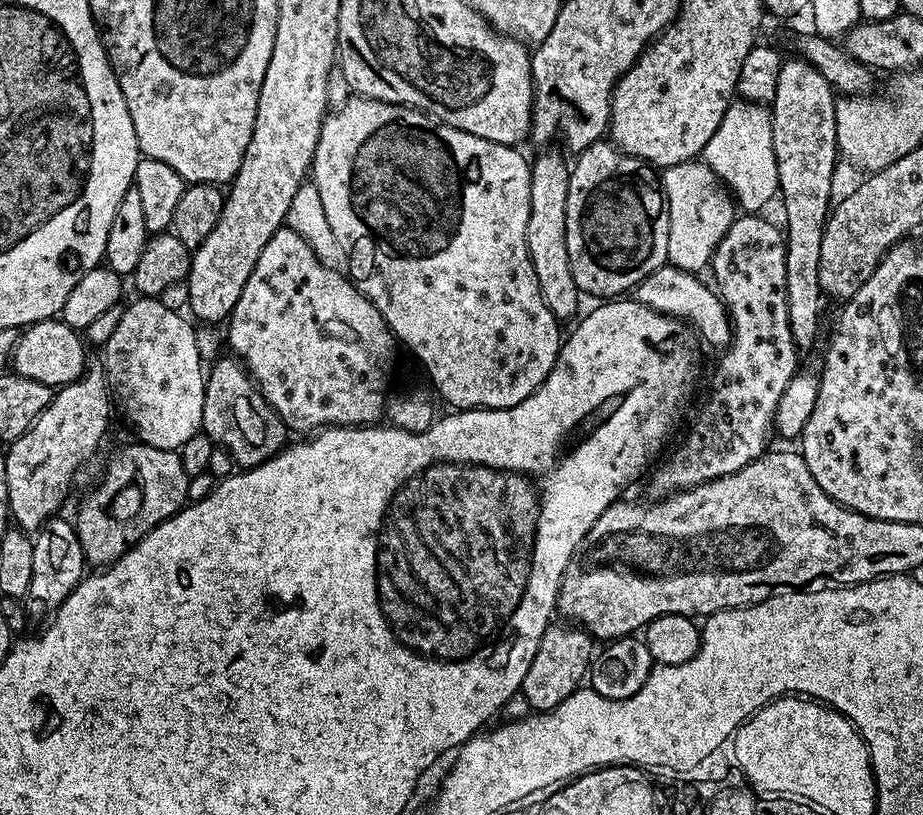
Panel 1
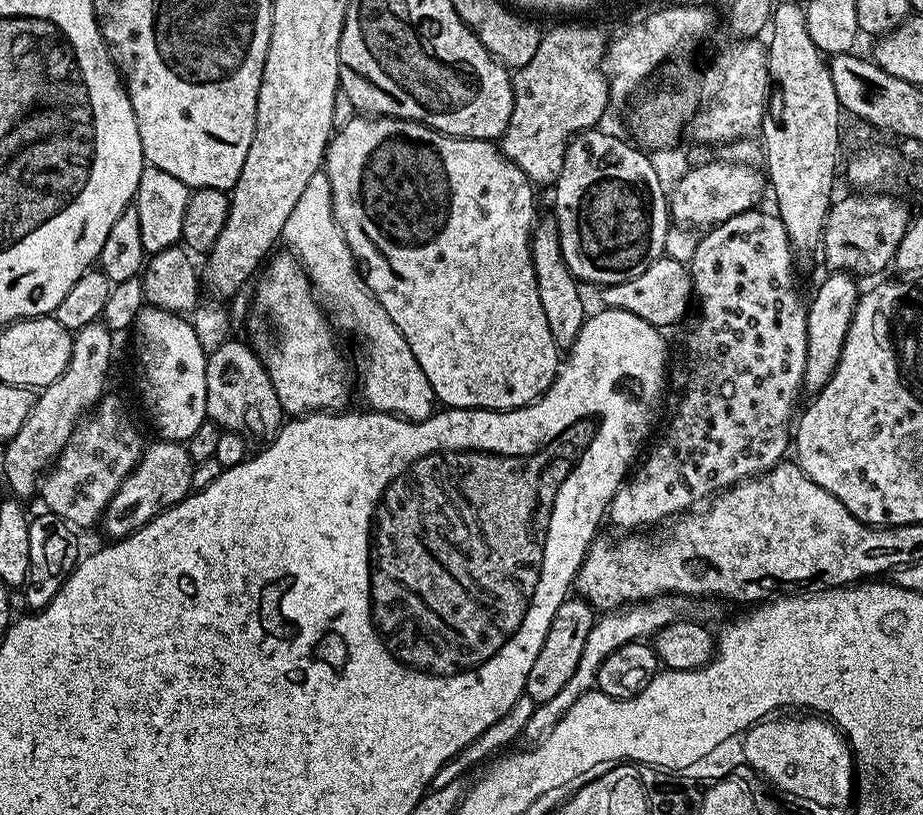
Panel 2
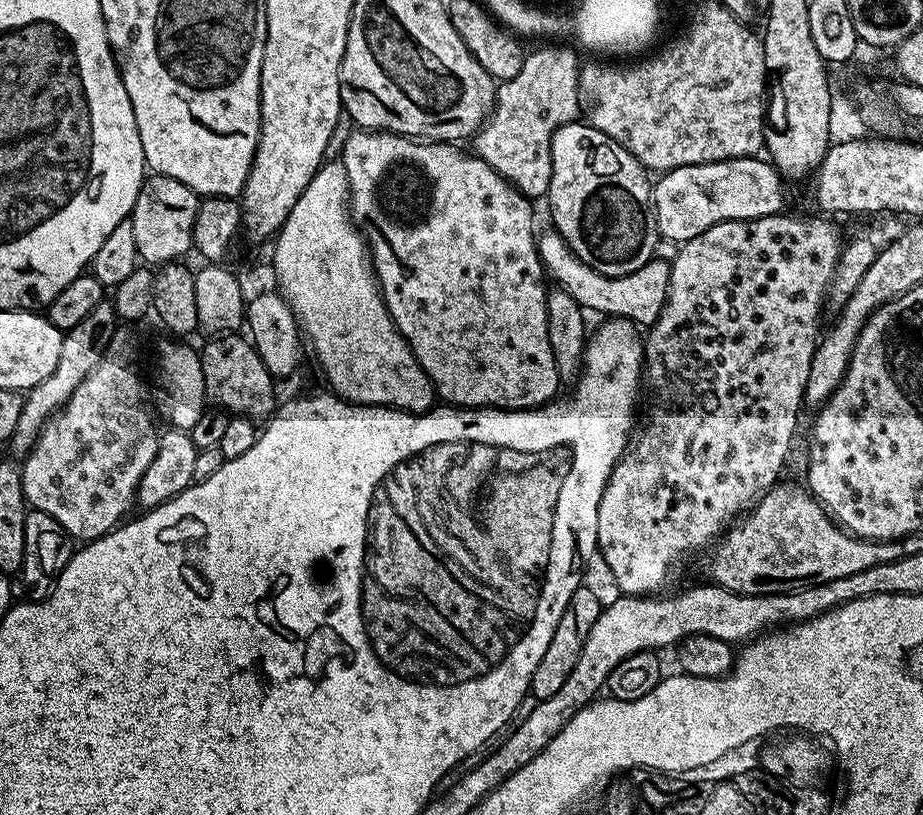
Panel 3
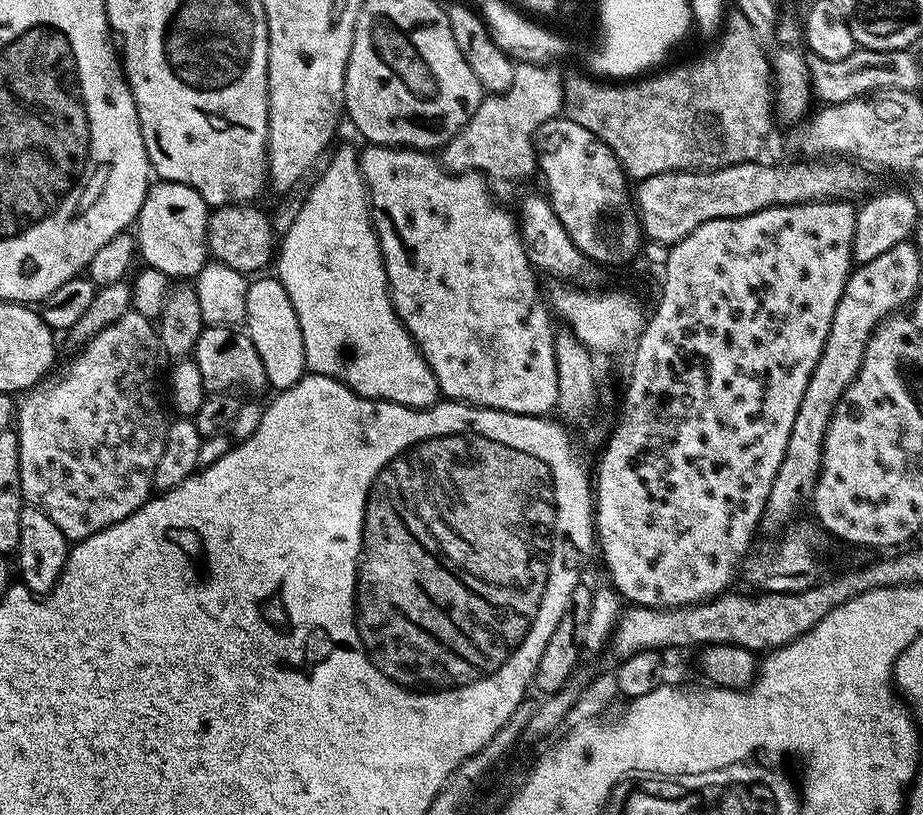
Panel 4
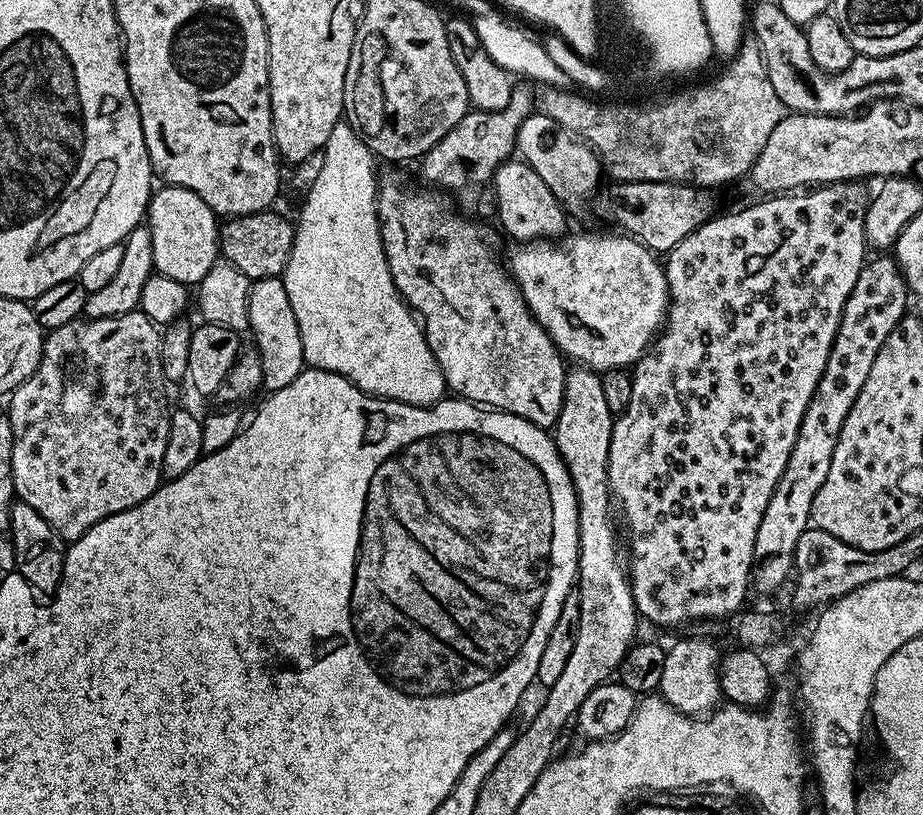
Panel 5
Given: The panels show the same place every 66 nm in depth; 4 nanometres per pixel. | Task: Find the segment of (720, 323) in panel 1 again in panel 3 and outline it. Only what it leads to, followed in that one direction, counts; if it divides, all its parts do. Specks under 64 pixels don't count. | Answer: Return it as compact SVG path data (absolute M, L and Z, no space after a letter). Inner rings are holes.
M554 230L539 233L536 242L536 253L540 255L540 263L549 277L556 279L555 284L561 291L570 294L580 303L581 308L589 313L601 312L604 318L631 320L637 326L651 326L662 314L664 303L668 297L670 282L670 264L667 259L654 258L646 262L646 266L634 270L634 274L625 276L607 276L598 274L590 266L586 266L570 250L570 246Z

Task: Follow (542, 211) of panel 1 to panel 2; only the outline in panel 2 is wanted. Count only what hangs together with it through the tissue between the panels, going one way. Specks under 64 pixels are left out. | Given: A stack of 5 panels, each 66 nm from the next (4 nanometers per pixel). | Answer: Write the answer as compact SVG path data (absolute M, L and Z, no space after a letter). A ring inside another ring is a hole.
M548 218L541 224L539 221L532 229L530 243L532 265L538 282L538 298L542 298L542 310L546 313L550 334L554 338L557 349L571 349L572 343L578 338L578 330L582 330L584 325L586 311L584 312L584 296L580 293L581 285L564 261L555 219Z

